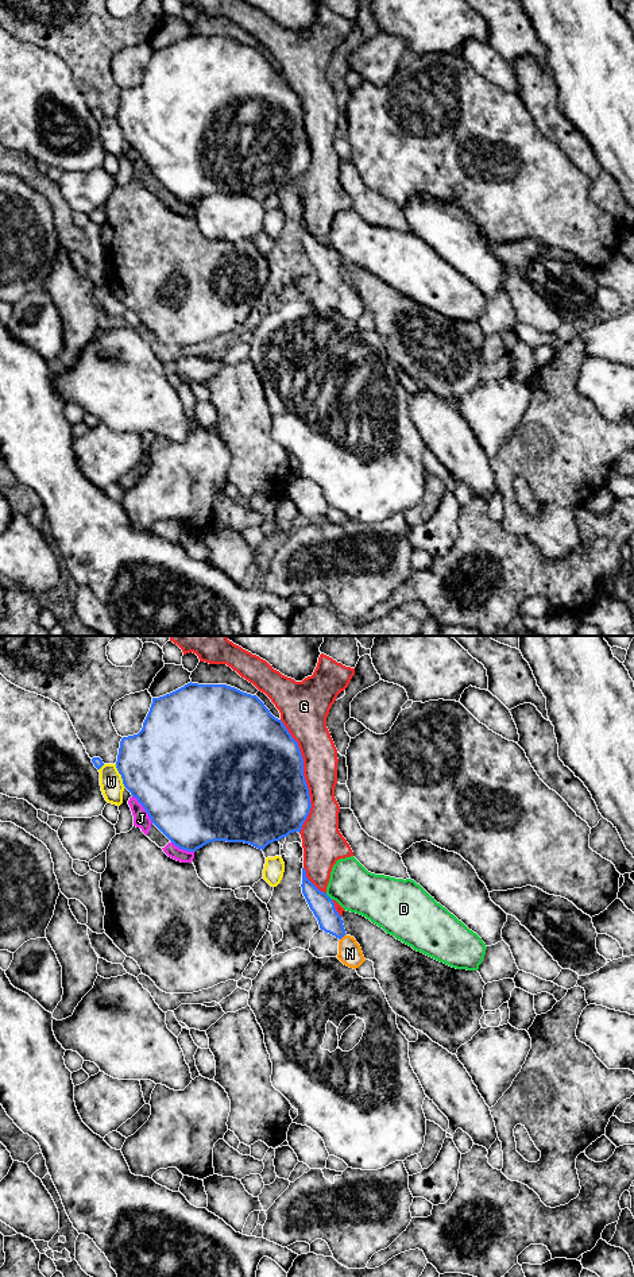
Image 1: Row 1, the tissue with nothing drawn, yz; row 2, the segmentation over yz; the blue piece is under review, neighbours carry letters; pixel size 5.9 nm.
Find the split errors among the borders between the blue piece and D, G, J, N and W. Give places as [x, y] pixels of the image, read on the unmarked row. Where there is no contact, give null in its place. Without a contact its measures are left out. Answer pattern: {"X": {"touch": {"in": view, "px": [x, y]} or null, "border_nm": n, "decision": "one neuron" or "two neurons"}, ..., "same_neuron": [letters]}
{"D": {"touch": {"in": "yz", "px": [328, 249]}, "border_nm": 50, "decision": "two neurons"}, "G": {"touch": {"in": "yz", "px": [304, 128]}, "border_nm": 700, "decision": "two neurons"}, "J": {"touch": {"in": "yz", "px": [143, 159]}, "border_nm": 200, "decision": "two neurons"}, "N": {"touch": {"in": "yz", "px": [343, 288]}, "border_nm": 60, "decision": "one neuron"}, "W": {"touch": {"in": "yz", "px": [122, 128]}, "border_nm": 160, "decision": "two neurons"}, "same_neuron": ["N"]}

